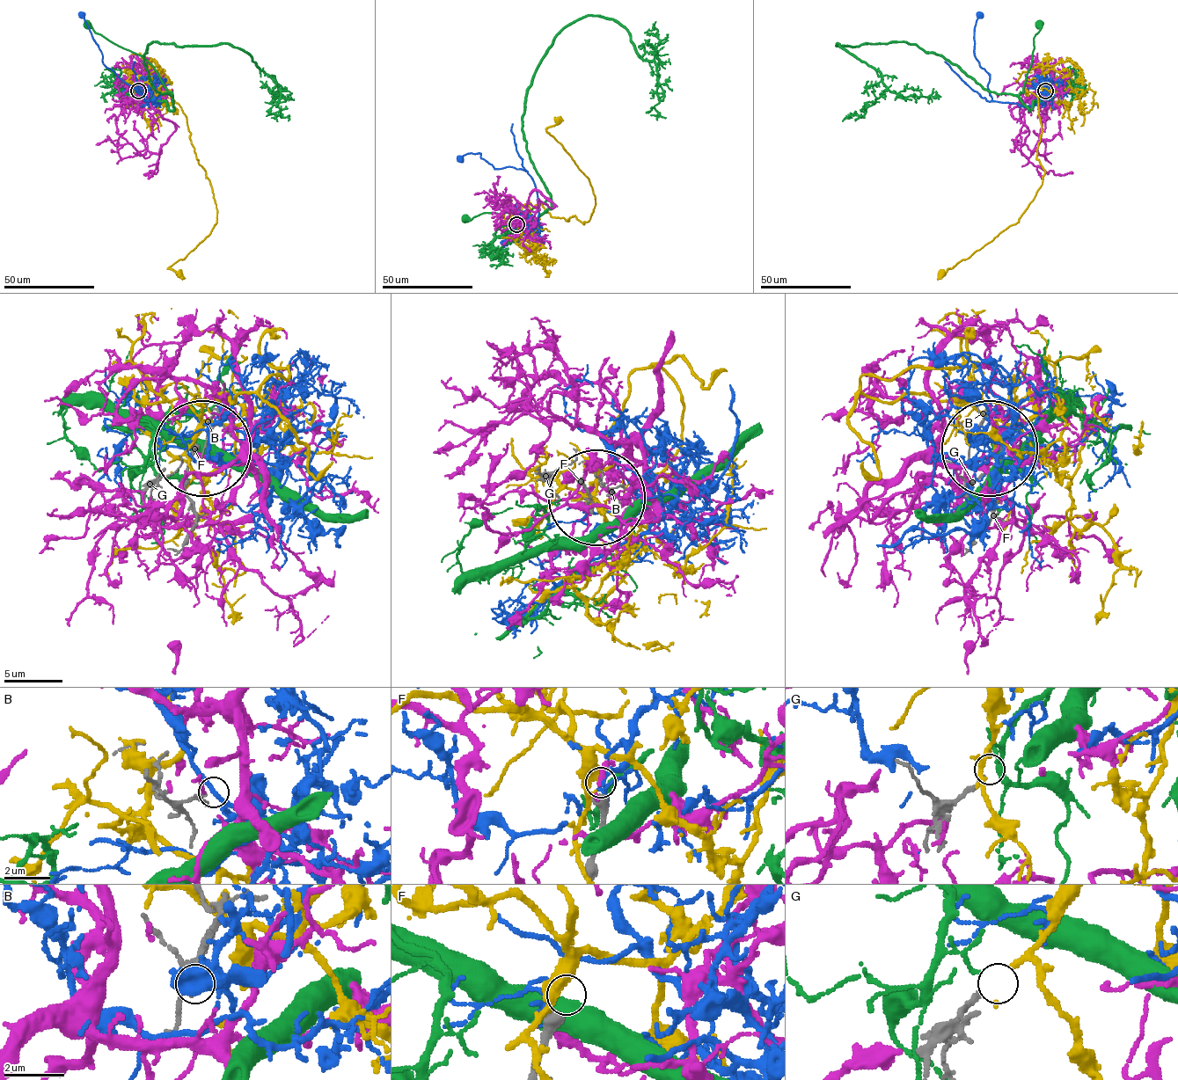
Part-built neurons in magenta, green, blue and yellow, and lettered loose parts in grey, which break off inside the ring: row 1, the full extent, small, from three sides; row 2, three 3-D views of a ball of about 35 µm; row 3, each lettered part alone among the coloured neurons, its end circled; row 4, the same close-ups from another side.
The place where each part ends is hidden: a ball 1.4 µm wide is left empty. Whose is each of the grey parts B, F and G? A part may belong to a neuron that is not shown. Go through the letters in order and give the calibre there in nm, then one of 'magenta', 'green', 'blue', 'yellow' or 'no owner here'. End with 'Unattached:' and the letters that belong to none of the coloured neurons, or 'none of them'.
B: calibre 120 nm; blue
F: calibre 460 nm; no owner here
G: calibre 190 nm; yellow
Unattached: F

